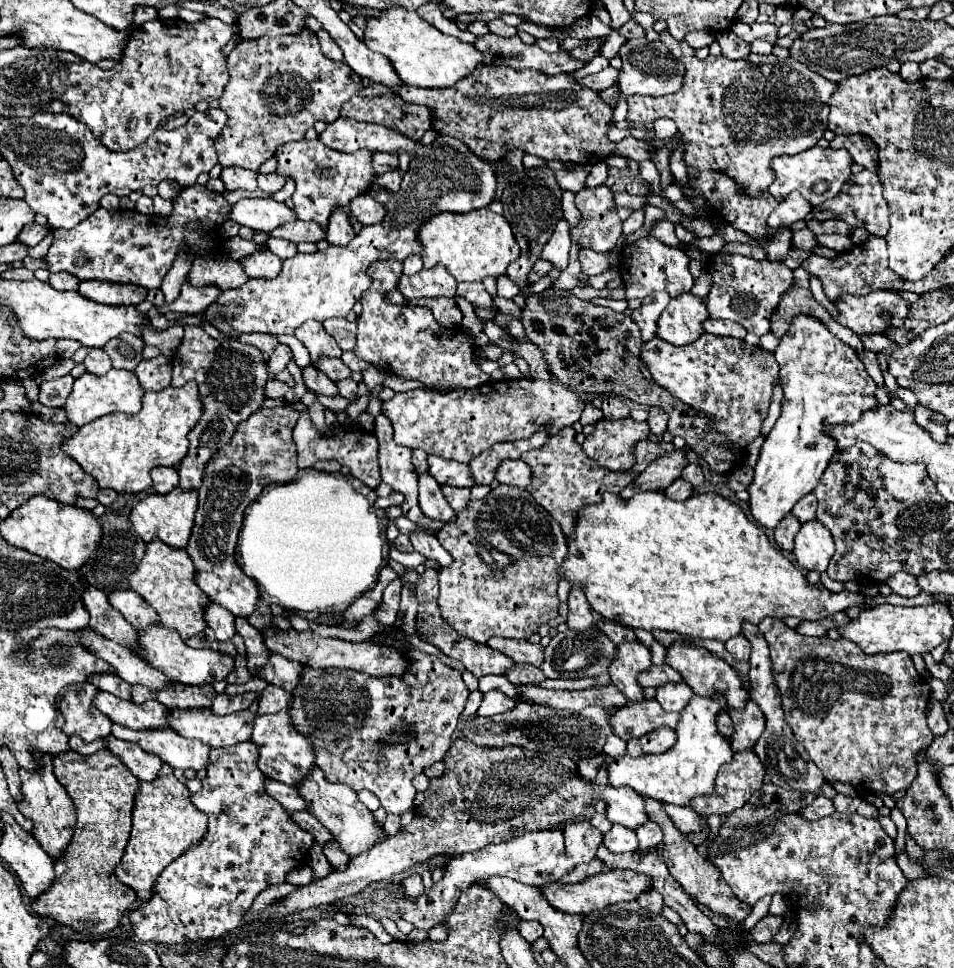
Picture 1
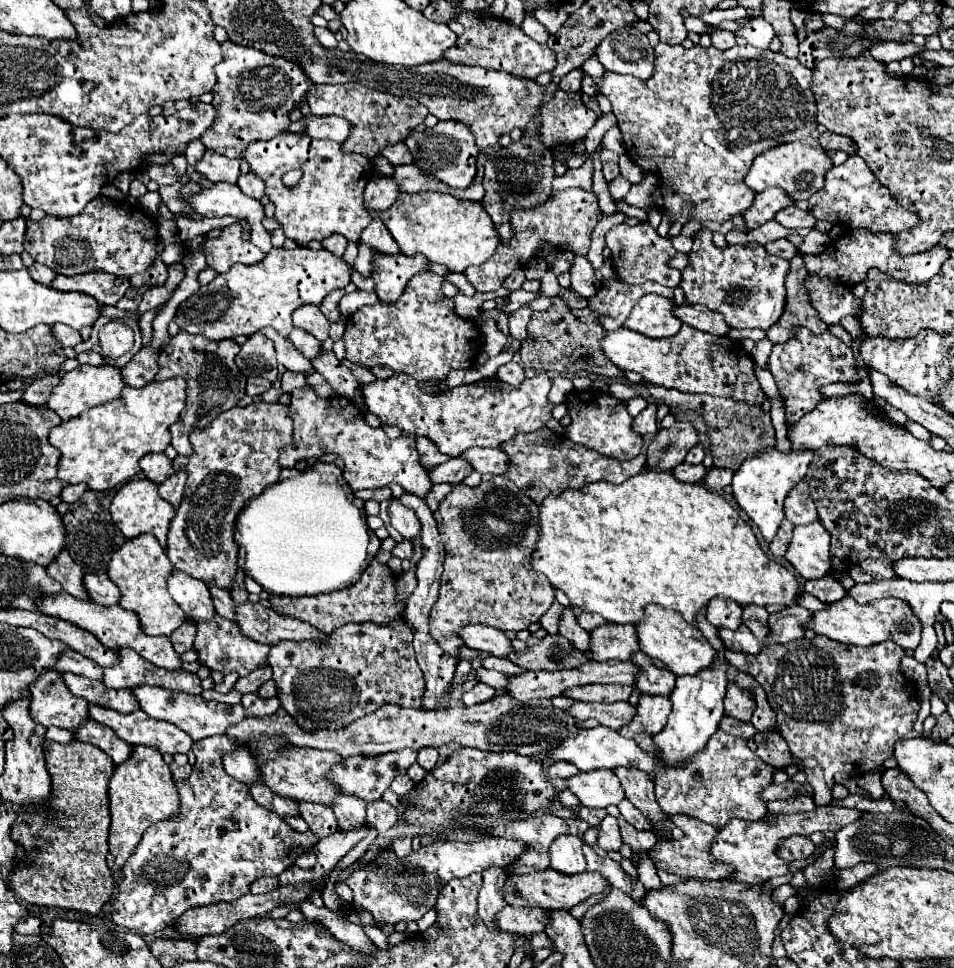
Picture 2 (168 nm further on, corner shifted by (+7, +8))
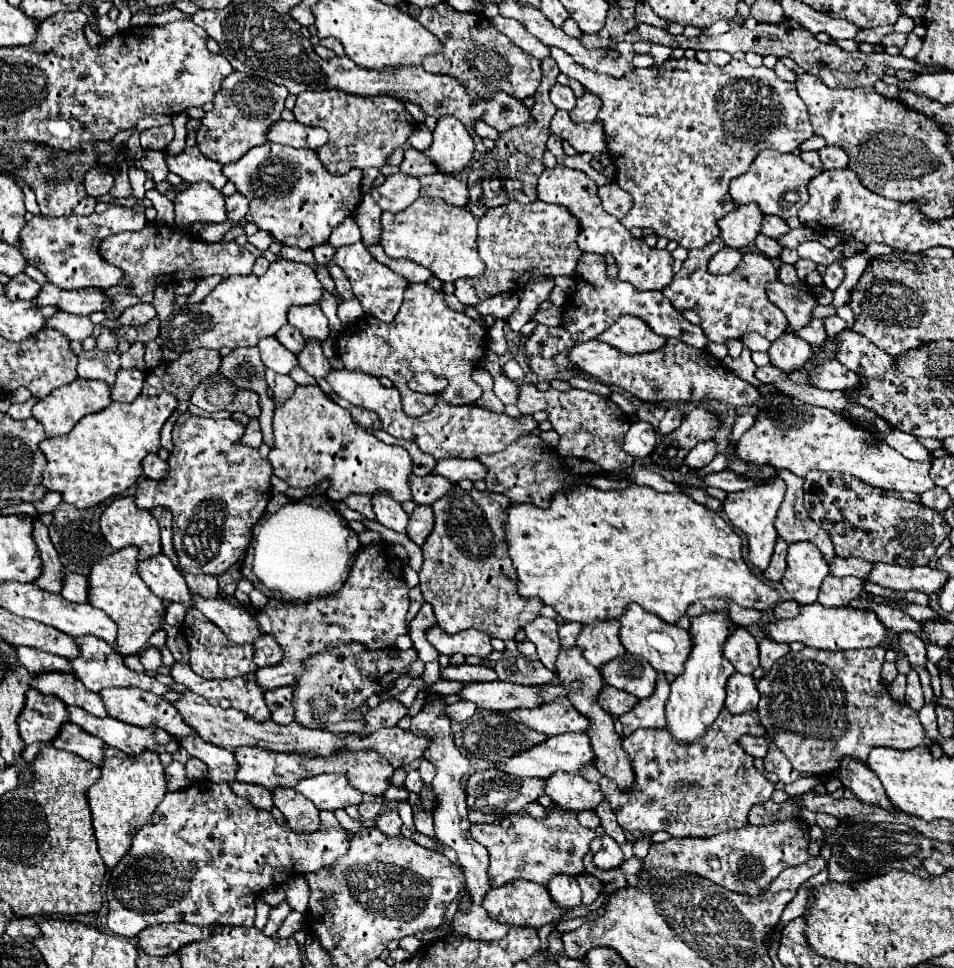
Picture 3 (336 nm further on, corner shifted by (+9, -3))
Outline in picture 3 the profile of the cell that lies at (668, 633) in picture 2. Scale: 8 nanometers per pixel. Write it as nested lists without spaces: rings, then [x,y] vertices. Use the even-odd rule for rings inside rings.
[[[634,603],[632,607],[628,607],[628,611],[624,611],[624,615],[620,617],[620,623],[622,623],[620,639],[628,653],[646,659],[658,673],[670,673],[674,677],[682,675],[684,663],[688,661],[692,651],[692,635],[686,629],[668,625],[660,617],[650,615],[640,605],[634,605]]]

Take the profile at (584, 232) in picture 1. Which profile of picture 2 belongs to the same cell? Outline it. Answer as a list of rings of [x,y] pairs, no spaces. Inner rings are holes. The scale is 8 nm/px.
[[[568,188],[568,190],[554,190],[550,194],[550,200],[540,204],[538,208],[530,208],[530,212],[518,212],[510,214],[510,226],[514,228],[514,236],[508,244],[498,244],[494,256],[480,266],[470,266],[464,270],[466,280],[478,290],[498,290],[502,282],[510,276],[510,272],[516,268],[516,262],[520,266],[526,266],[526,262],[540,254],[540,250],[550,244],[556,250],[568,250],[576,256],[584,256],[590,248],[590,234],[598,220],[602,218],[602,212],[598,208],[598,198],[592,192],[586,192],[582,188]]]

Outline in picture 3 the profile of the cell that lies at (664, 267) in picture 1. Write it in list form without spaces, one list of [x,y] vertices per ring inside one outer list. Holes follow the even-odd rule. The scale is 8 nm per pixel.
[[[546,169],[544,175],[540,175],[538,179],[538,199],[540,201],[548,201],[548,203],[558,203],[564,205],[568,211],[572,211],[572,215],[576,215],[580,219],[580,247],[582,251],[590,251],[590,253],[598,253],[598,255],[612,255],[616,265],[618,265],[618,279],[620,281],[628,281],[632,283],[636,289],[640,291],[662,291],[664,287],[668,287],[674,279],[672,273],[672,255],[666,249],[656,249],[656,247],[648,247],[644,243],[644,239],[634,239],[630,235],[628,229],[624,229],[620,225],[620,221],[614,215],[608,215],[602,209],[602,203],[598,199],[598,191],[596,191],[596,183],[582,171],[576,169]]]

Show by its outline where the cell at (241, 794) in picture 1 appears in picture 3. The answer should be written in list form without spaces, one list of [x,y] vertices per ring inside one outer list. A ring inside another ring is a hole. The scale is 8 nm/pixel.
[[[208,779],[194,781],[182,791],[166,793],[154,811],[152,823],[144,825],[132,841],[132,851],[114,867],[108,881],[108,927],[124,939],[138,939],[140,933],[158,923],[192,923],[192,925],[254,925],[256,897],[272,883],[280,885],[290,875],[304,875],[332,865],[350,849],[350,835],[332,811],[320,813],[320,831],[312,835],[294,833],[288,825],[280,827],[270,811],[252,807],[240,799],[228,785],[216,785]]]

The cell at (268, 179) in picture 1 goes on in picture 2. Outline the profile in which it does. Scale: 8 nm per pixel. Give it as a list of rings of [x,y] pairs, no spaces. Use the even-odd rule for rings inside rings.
[[[244,174],[244,176],[240,176],[238,178],[238,188],[246,194],[246,196],[250,196],[250,198],[262,198],[264,196],[264,182],[256,176],[256,174]]]

